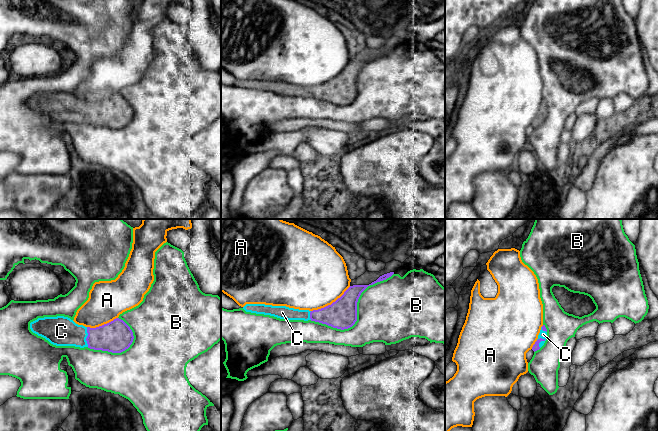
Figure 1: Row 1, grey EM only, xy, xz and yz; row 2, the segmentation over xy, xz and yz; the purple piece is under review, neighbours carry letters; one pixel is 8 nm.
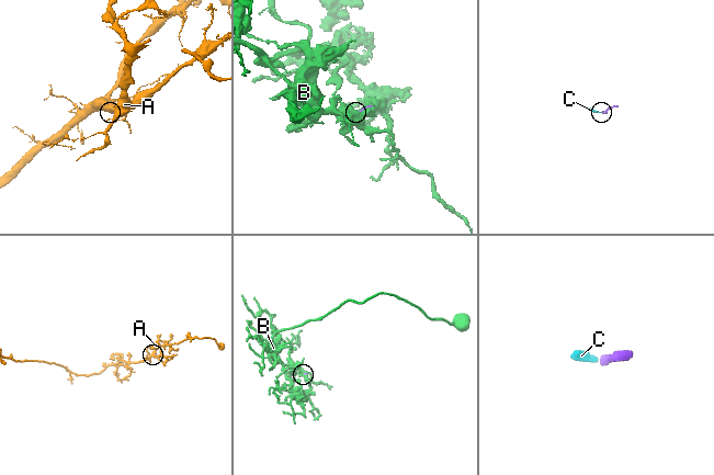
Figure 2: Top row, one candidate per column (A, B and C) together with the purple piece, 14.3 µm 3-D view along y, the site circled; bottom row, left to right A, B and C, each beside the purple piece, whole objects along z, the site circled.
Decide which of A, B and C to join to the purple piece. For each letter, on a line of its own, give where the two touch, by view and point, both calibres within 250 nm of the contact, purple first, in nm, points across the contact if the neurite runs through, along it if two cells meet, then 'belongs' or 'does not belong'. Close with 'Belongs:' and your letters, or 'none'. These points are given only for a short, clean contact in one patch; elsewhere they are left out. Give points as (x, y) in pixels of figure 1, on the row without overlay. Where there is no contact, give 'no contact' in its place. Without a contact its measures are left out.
A: contact xz (331, 80); calibres 240 and 480 nm; does not belong
B: contact xz (356, 90); calibres 240 and 500 nm; does not belong
C: contact xy (87, 113); calibres 260 and 240 nm; way xy (116, 112), (87, 113), (61, 107); belongs
Belongs: C

